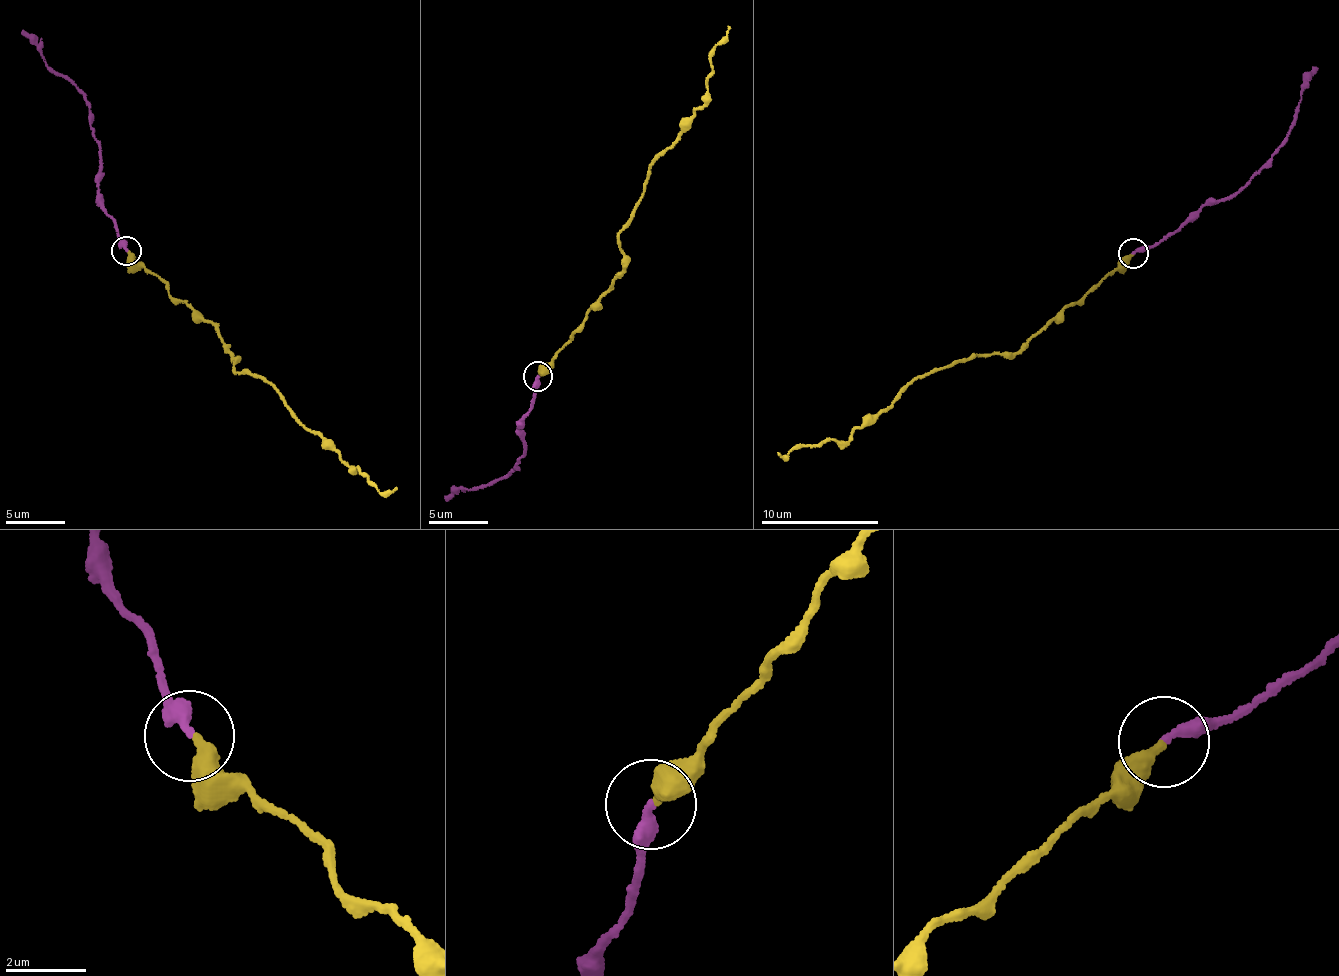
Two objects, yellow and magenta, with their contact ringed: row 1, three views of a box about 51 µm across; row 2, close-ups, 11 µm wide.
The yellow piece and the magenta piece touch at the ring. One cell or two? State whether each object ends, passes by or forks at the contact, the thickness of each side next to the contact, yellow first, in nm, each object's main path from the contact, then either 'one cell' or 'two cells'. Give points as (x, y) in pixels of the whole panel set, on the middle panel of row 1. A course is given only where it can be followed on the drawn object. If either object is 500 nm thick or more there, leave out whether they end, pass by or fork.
yellow ends | magenta ends | 380/280 nm | yellow via (538, 376), (622, 268), (619, 231), (641, 198), (648, 167), (704, 104), (711, 48), (730, 26) | magenta via (538, 376), (524, 423), (518, 430), (525, 453), (511, 473), (469, 490), (463, 488), (445, 499) | two cells

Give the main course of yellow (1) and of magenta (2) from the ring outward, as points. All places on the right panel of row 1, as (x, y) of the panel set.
1: (1132, 254), (1015, 352), (975, 355), (916, 375), (892, 404), (866, 415), (847, 441), (777, 454)
2: (1132, 254), (1152, 248), (1190, 222), (1204, 206), (1241, 191), (1281, 148), (1303, 89), (1316, 67)

